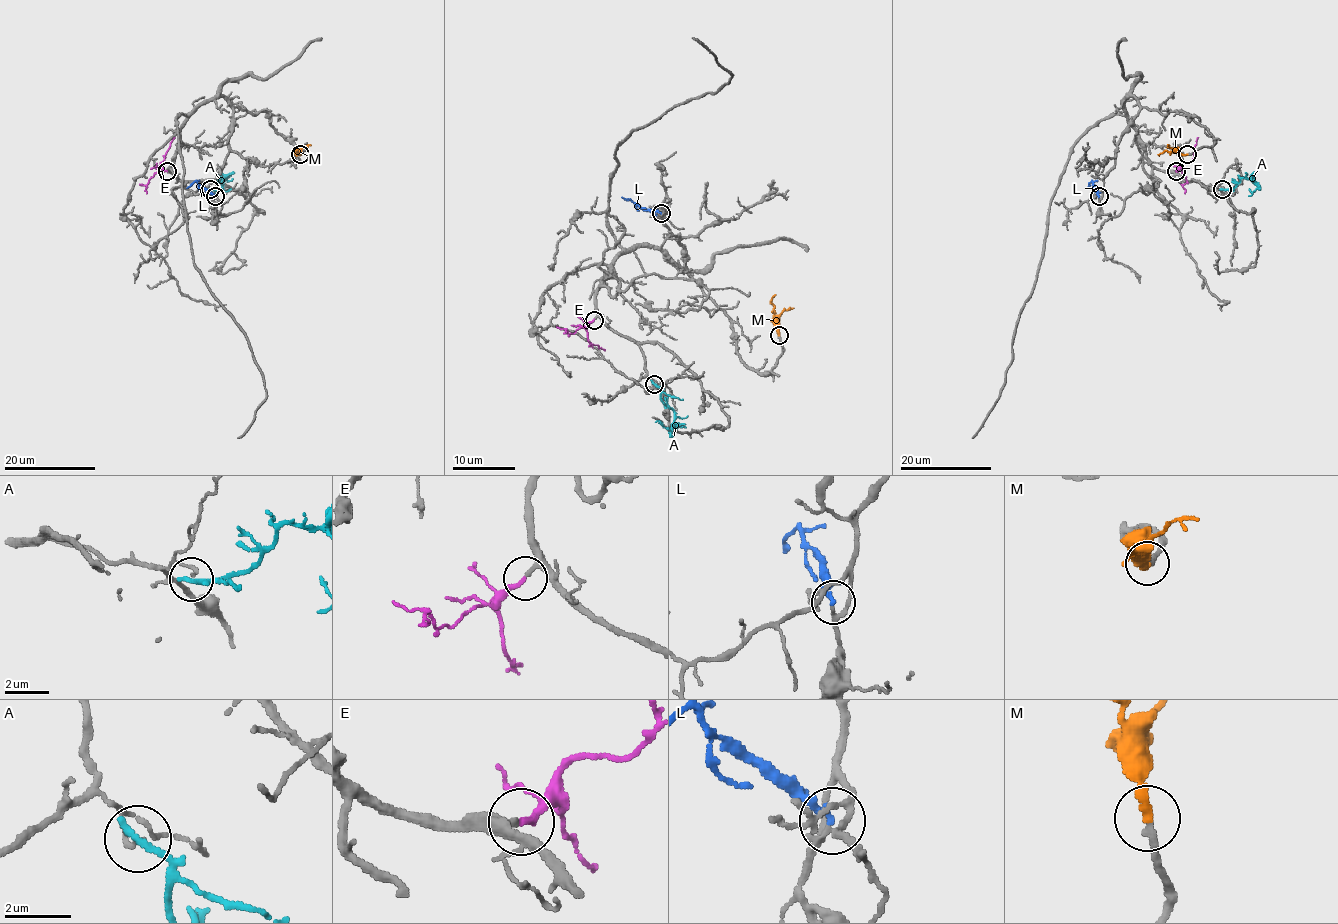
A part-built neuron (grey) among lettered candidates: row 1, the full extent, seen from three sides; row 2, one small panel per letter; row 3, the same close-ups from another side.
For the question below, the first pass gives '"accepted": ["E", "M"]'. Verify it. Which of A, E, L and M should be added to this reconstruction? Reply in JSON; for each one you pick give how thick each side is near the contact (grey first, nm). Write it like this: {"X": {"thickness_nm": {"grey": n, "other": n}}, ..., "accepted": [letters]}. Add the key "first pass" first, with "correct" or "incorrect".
{"first pass": "correct", "E": {"thickness_nm": {"grey": 200, "other": 200}}, "M": {"thickness_nm": {"grey": 240, "other": 200}}, "accepted": ["E", "M"]}

